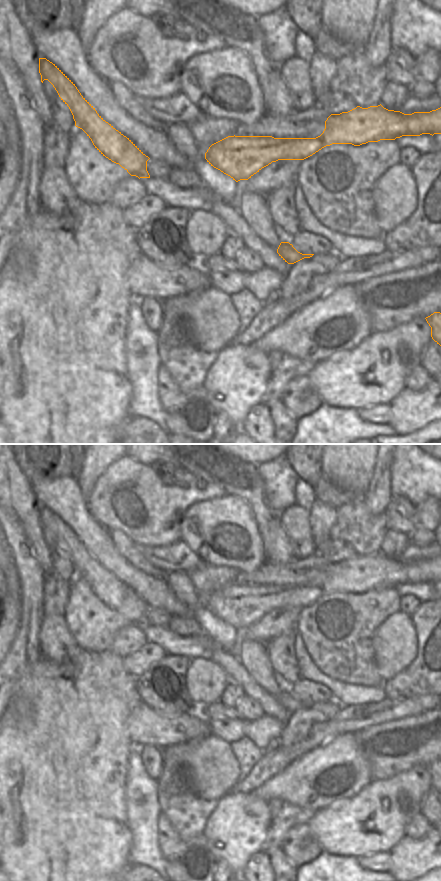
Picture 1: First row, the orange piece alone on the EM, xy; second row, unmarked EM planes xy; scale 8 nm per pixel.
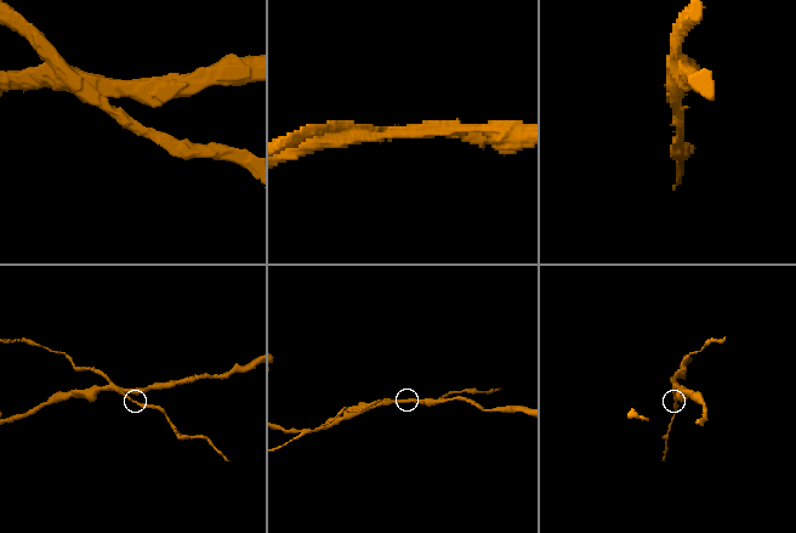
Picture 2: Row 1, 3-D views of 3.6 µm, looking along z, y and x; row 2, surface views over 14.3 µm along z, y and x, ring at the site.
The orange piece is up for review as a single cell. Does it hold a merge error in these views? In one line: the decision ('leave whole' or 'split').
split

